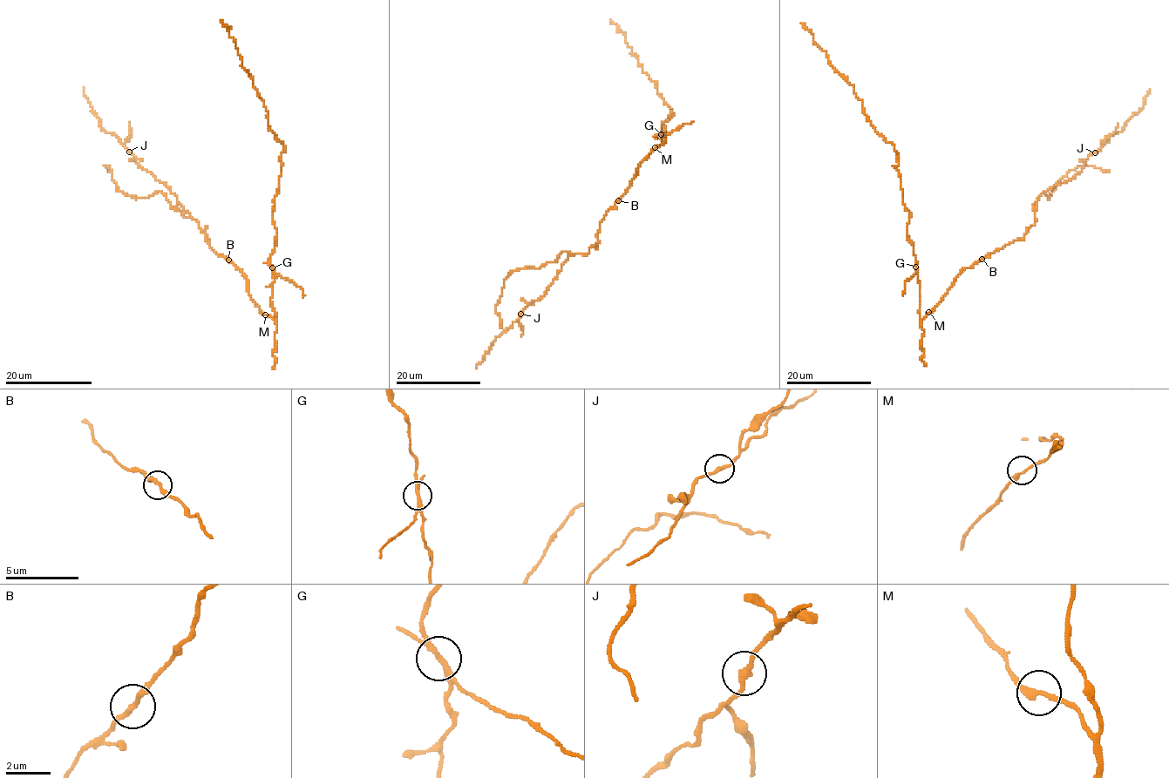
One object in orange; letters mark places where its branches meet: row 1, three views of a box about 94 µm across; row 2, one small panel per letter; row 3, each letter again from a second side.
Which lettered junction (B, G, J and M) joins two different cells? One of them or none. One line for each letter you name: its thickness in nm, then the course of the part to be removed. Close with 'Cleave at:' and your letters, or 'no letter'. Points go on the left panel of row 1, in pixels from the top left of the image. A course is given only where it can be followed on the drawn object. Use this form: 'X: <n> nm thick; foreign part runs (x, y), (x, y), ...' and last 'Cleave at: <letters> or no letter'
G: 240 nm thick; foreign part runs (272, 267), (299, 286), (305, 295)
Cleave at: G

